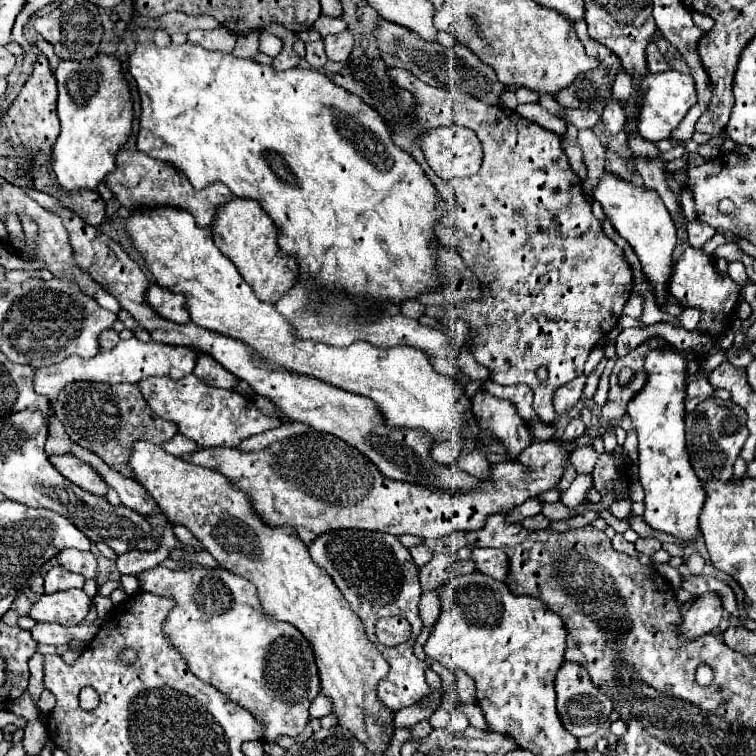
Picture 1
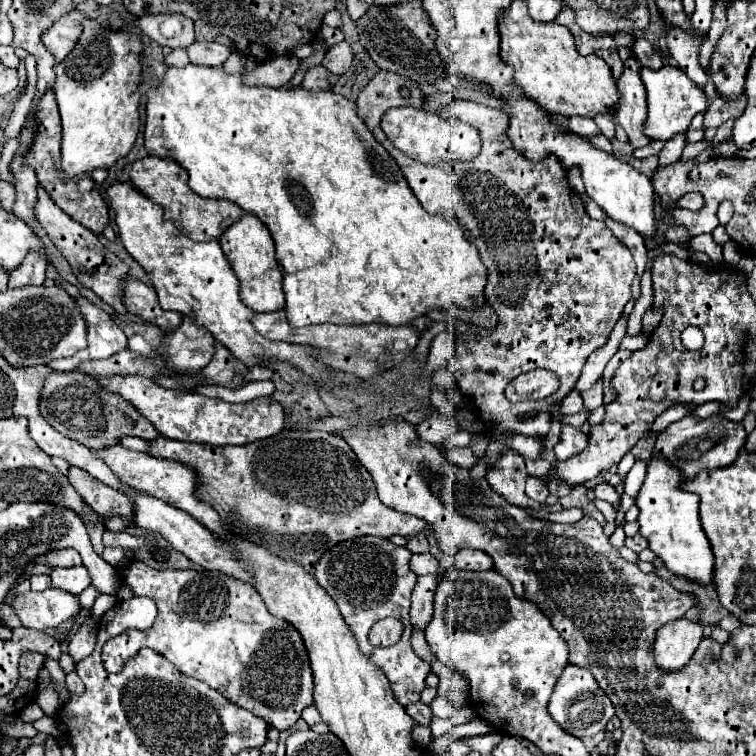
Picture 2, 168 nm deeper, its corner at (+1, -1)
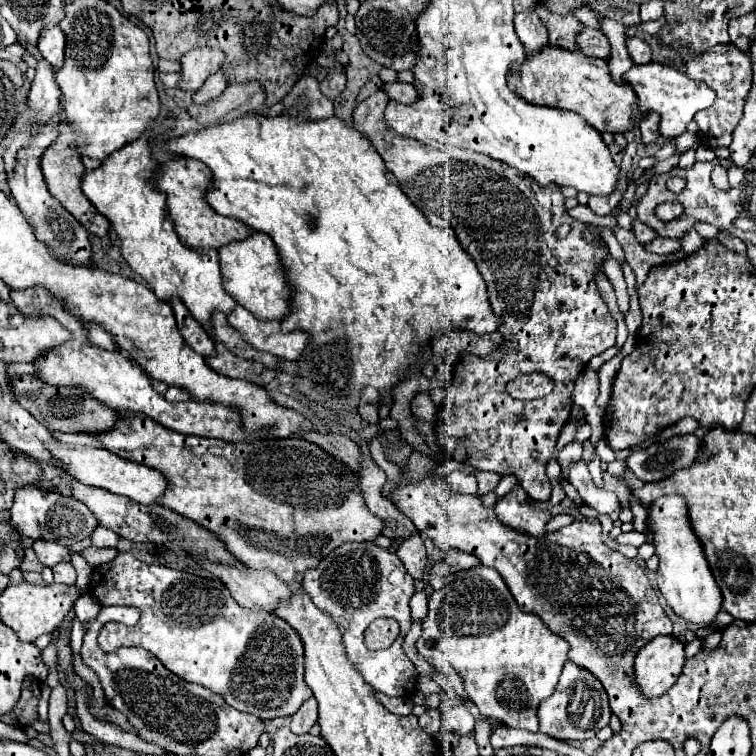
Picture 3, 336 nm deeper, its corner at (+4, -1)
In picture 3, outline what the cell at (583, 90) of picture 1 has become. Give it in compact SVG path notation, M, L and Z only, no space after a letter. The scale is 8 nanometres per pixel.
M535 6L535 12L549 32L549 44L563 48L563 50L569 50L569 52L579 48L575 42L575 36L583 28L583 24L575 16L571 16L571 14L569 16L557 16L557 14L551 14L547 8L541 8L541 6Z

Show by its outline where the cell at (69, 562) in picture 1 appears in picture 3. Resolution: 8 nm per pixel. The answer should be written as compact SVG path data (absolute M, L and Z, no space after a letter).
M37 540L33 544L33 550L39 558L41 564L45 566L55 566L59 562L69 562L71 560L71 552L61 546L61 544L55 544L55 542L47 542L47 540Z

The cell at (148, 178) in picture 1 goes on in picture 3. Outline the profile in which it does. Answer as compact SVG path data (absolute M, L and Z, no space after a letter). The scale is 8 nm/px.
M175 158L165 164L161 164L161 170L157 176L157 188L167 194L167 206L169 214L175 222L175 230L179 234L179 240L195 250L219 250L221 246L233 242L233 240L245 240L251 230L235 220L219 216L207 202L205 202L205 190L209 190L213 176L209 174L209 168L203 162L191 160L191 158Z

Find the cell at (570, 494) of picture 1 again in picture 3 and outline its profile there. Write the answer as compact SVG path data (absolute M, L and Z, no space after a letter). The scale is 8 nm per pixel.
M515 486L515 490L495 504L497 520L513 530L521 530L523 534L541 536L545 534L545 524L551 518L551 514L539 506L533 506L527 502L529 496L521 490L521 486Z

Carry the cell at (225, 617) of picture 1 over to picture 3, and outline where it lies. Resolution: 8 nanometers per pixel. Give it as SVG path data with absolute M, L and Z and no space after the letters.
M119 552L111 562L93 570L89 594L101 606L135 606L141 610L141 618L135 626L107 622L101 628L99 646L105 652L115 652L121 646L145 648L179 678L209 688L229 706L253 714L261 720L293 716L301 704L313 696L303 678L303 642L297 632L275 614L243 610L219 580L199 578L195 574L171 570L165 566L151 566L139 562L129 552Z

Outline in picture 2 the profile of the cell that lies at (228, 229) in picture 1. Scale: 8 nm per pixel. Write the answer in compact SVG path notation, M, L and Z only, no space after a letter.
M242 214L236 224L228 226L228 230L220 236L220 246L230 260L236 276L240 278L240 296L246 306L256 312L274 312L284 308L284 292L282 292L282 274L278 270L278 260L274 254L274 242L268 228L260 222L258 216Z

